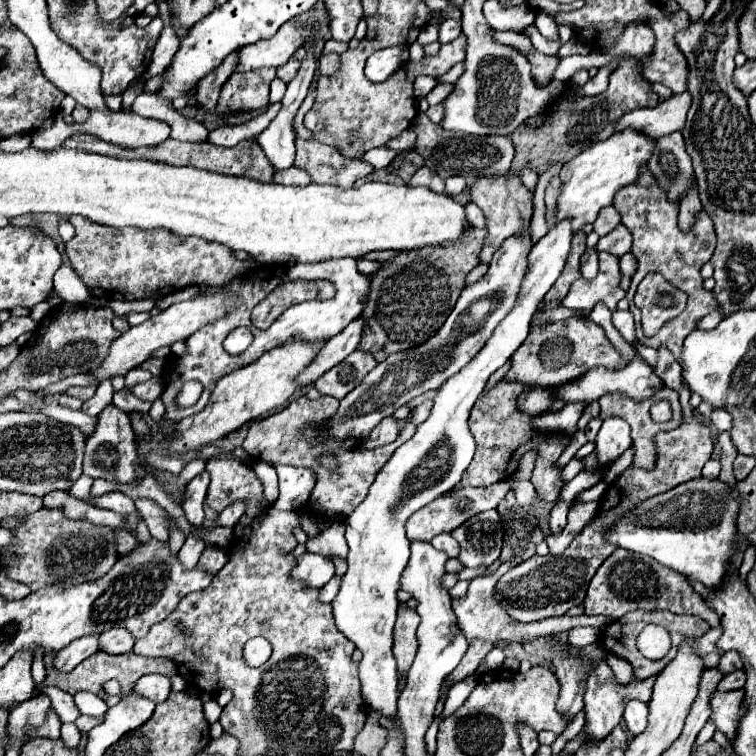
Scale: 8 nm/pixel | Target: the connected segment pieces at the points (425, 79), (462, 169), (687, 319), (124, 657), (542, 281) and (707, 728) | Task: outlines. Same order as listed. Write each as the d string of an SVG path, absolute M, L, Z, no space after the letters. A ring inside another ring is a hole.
M426 75L418 76L413 84L415 97L418 99L426 97L437 84L436 78Z
M419 114L411 128L417 132L415 150L425 158L425 166L435 170L441 178L463 176L471 186L477 178L503 176L511 168L515 150L509 136L469 136L463 132L447 132L439 124L433 124L427 114Z
M647 166L641 168L637 182L633 182L631 186L623 186L615 198L613 198L613 206L621 212L621 222L629 228L629 232L633 234L633 246L631 246L631 254L637 258L639 268L635 272L635 276L631 278L631 288L627 290L627 300L631 304L631 312L635 316L635 334L637 340L645 346L651 348L661 348L667 346L675 358L679 358L681 354L681 346L683 340L687 338L687 334L691 330L695 330L695 322L701 320L705 314L713 312L717 308L717 302L713 302L713 292L707 292L703 288L703 278L699 274L701 266L705 262L709 262L709 258L713 256L715 250L715 230L713 230L713 220L709 218L707 212L701 210L701 214L697 214L693 230L683 232L677 226L677 214L679 214L679 204L671 202L667 198L667 192L657 184L655 176L651 174L651 170ZM649 272L659 272L667 282L671 282L675 288L687 292L689 302L685 306L685 312L679 314L677 318L669 320L655 336L647 338L641 330L641 320L639 320L639 310L633 304L633 294L639 286L639 282L649 274Z
M97 652L97 654L89 656L87 660L83 660L83 662L81 662L73 672L69 672L69 674L57 674L57 672L53 670L53 666L51 666L53 654L49 654L49 658L45 658L43 662L45 662L45 668L47 668L47 678L45 678L43 686L53 684L55 688L59 688L59 690L63 690L63 692L67 692L67 694L75 694L75 692L79 692L79 690L85 690L85 692L97 694L101 700L107 702L107 706L115 706L117 702L121 702L123 696L131 692L131 688L135 686L135 682L137 682L141 676L149 674L149 672L157 672L157 674L163 674L163 676L173 676L173 674L177 674L177 664L175 664L173 660L169 660L169 658L145 658L145 656L137 656L137 654L133 654L133 652L129 652L129 654L119 654L119 656L111 656L111 654L105 654L105 652ZM111 678L117 678L117 680L121 682L121 696L107 696L107 694L103 692L103 684L105 684L107 680L111 680Z
M561 222L559 226L551 228L547 232L545 238L541 238L533 250L529 252L529 266L527 266L527 274L523 278L517 302L513 306L513 310L501 320L501 324L495 328L495 332L491 334L491 338L487 340L487 344L475 354L475 358L455 376L451 376L437 392L437 396L433 398L433 410L429 414L429 418L417 426L415 436L401 444L393 456L389 458L389 462L379 470L375 482L369 488L367 498L355 508L355 512L347 518L347 544L349 544L349 554L347 554L347 572L341 580L341 588L339 594L333 598L331 606L333 606L333 618L335 618L335 626L337 630L349 638L361 652L363 652L363 660L359 664L359 678L361 678L361 696L363 702L369 710L379 712L385 718L397 718L397 698L399 698L399 676L397 676L397 664L395 664L395 656L391 652L393 646L393 626L395 626L395 618L397 618L397 590L401 588L401 574L409 562L409 540L405 536L405 522L411 518L411 514L415 514L417 510L421 510L423 506L427 506L429 502L433 502L435 498L443 496L445 492L453 490L463 472L467 470L467 466L471 464L473 456L475 456L475 438L467 426L467 418L469 412L473 408L473 404L477 402L477 398L481 396L481 392L485 390L485 384L489 380L489 376L499 370L513 354L515 350L521 346L521 342L527 338L529 328L531 328L531 318L533 314L539 310L537 306L543 302L543 296L547 294L547 290L555 284L555 280L559 278L563 266L565 266L565 258L569 254L571 248L571 240L573 240L573 232L569 222Z
M707 720L707 724L701 728L701 732L699 732L697 740L695 740L695 748L701 746L701 744L705 744L705 742L709 742L713 738L713 732L715 732L715 722Z

